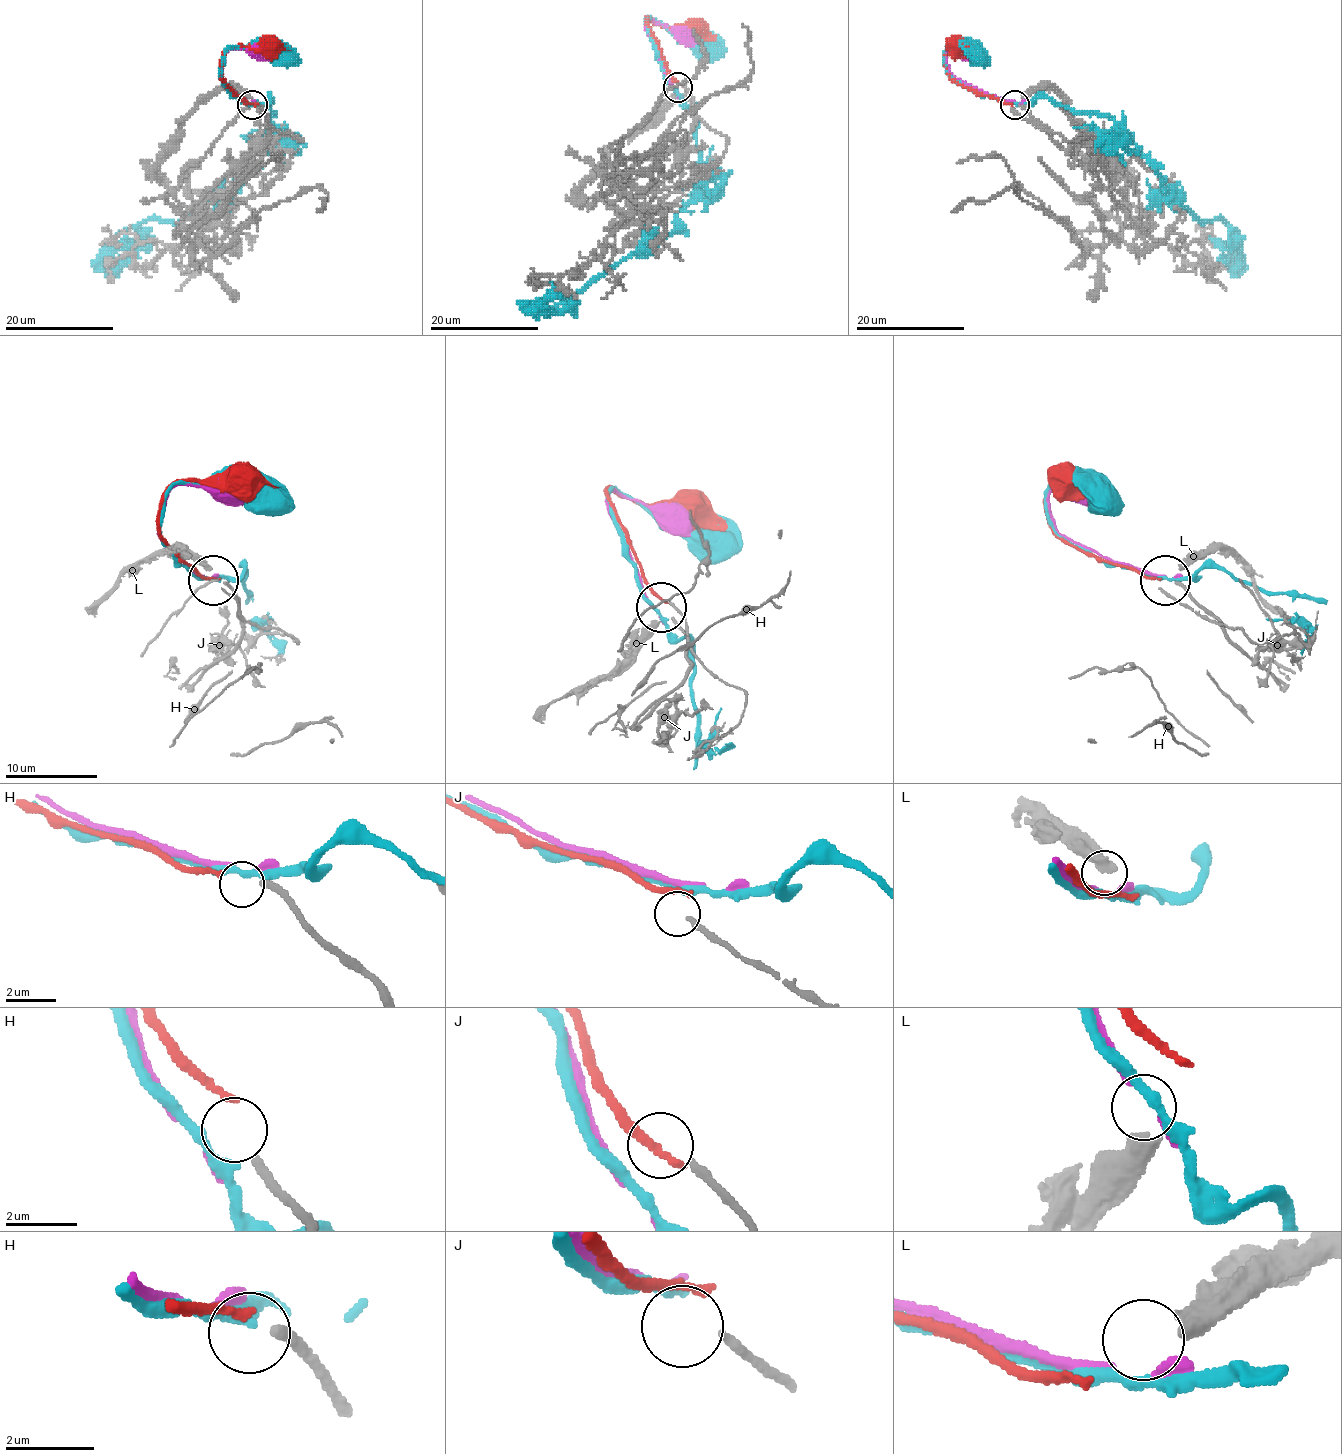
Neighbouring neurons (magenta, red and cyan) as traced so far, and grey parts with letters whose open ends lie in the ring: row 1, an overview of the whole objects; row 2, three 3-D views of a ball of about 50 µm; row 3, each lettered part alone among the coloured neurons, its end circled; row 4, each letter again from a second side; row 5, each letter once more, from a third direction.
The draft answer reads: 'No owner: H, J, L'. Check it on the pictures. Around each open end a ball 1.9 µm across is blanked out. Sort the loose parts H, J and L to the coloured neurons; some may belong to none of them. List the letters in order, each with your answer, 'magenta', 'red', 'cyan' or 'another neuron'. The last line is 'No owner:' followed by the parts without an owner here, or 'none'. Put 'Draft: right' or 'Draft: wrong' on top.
Draft: right
H: another neuron
J: another neuron
L: another neuron
No owner: H, J, L

